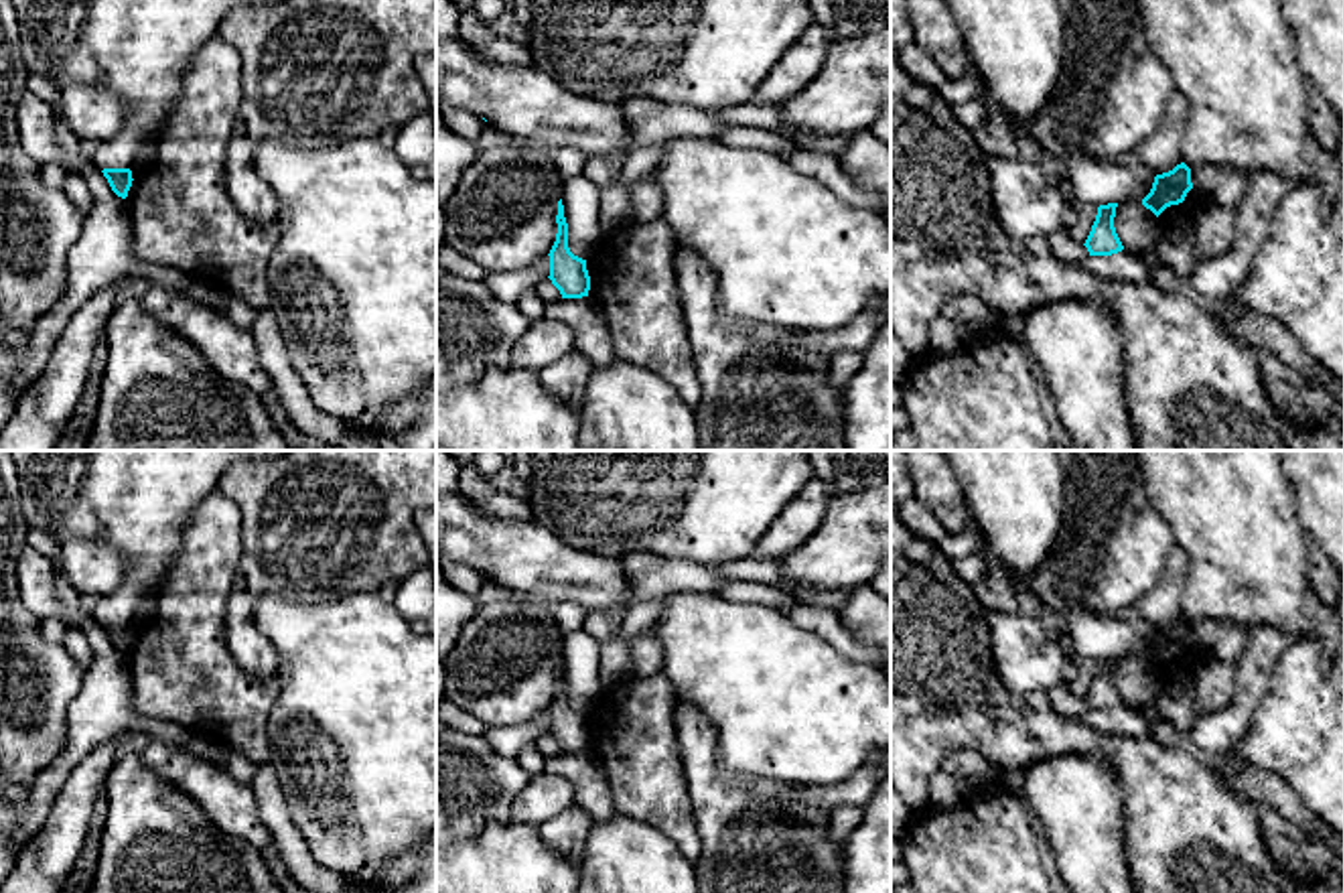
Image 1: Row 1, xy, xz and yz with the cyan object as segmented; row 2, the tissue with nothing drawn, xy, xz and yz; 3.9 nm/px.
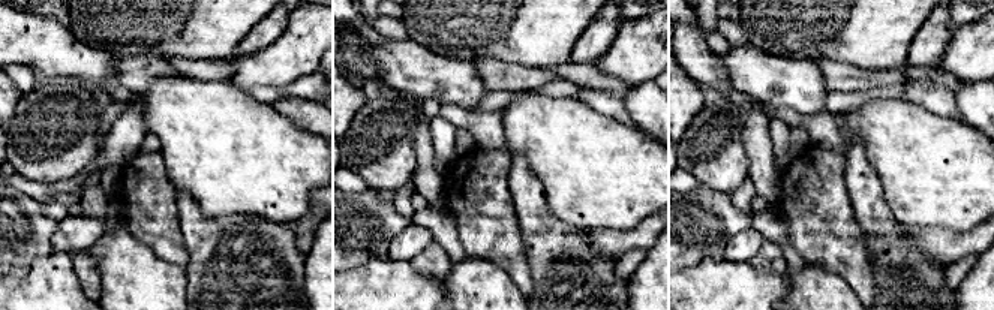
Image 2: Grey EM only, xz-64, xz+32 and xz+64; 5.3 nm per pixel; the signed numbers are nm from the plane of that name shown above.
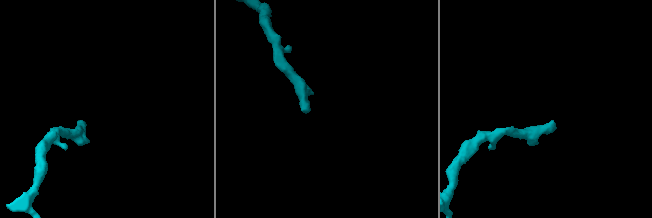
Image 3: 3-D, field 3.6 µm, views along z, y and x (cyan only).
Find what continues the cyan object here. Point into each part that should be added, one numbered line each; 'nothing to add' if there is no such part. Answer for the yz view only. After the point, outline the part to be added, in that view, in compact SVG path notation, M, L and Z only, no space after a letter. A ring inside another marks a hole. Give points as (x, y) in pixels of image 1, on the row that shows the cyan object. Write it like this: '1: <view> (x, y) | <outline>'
1: yz (1236, 63) | M1136 0L1136 6L1148 45L1189 101L1181 140L1189 168L1227 164L1248 175L1272 173L1292 185L1319 183L1335 197L1337 156L1311 136L1296 39L1280 0Z

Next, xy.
1: xy (136, 49) | M12 0L24 65L49 75L61 89L99 85L126 106L122 130L93 156L99 170L132 168L146 138L156 138L181 97L181 77L225 14L252 0Z

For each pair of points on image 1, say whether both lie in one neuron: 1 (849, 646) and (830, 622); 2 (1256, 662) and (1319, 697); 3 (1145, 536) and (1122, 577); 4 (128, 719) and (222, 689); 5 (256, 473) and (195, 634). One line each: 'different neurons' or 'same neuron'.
1: same neuron
2: different neurons
3: same neuron
4: different neurons
5: different neurons

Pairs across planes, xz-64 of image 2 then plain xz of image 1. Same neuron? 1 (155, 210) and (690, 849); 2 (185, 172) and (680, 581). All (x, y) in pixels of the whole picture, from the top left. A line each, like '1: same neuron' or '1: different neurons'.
1: same neuron
2: different neurons

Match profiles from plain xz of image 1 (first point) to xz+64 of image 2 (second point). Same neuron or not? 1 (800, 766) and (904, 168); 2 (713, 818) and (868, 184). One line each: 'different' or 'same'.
1: same
2: same

